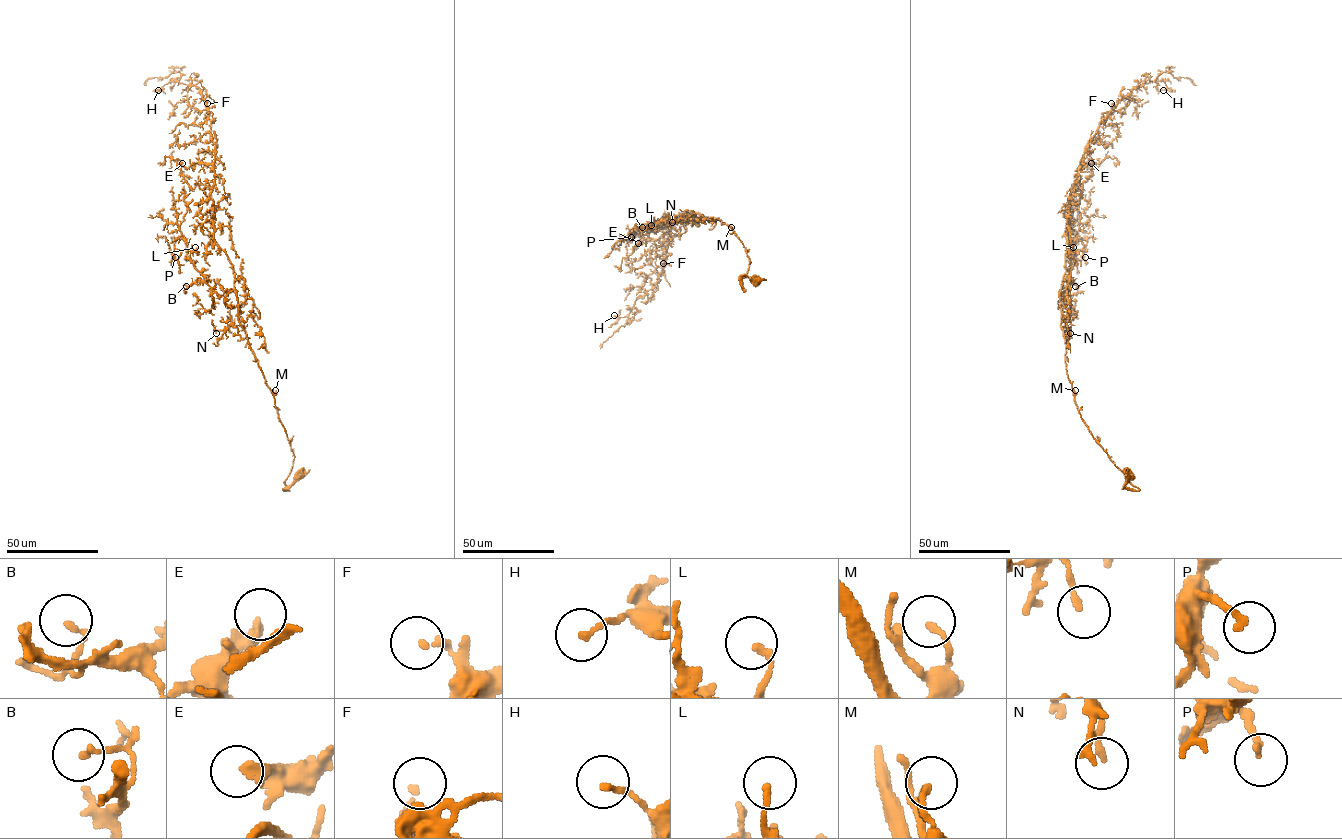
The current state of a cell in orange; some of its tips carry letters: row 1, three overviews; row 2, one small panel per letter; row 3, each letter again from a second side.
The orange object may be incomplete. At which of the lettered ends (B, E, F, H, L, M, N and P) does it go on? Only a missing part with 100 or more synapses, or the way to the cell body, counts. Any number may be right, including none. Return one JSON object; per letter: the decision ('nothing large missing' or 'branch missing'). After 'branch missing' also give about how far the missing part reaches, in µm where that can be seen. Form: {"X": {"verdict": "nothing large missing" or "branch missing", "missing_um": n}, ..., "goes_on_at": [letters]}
{"B": {"verdict": "nothing large missing"}, "E": {"verdict": "nothing large missing"}, "F": {"verdict": "nothing large missing"}, "H": {"verdict": "nothing large missing"}, "L": {"verdict": "nothing large missing"}, "M": {"verdict": "nothing large missing"}, "N": {"verdict": "nothing large missing"}, "P": {"verdict": "nothing large missing"}, "goes_on_at": []}

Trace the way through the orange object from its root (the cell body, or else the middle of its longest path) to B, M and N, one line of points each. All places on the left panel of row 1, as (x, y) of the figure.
B: (298, 476), (288, 491), (294, 455), (240, 325), (236, 294), (219, 296), (199, 277), (186, 286)
M: (298, 476), (285, 487), (288, 491), (284, 481), (294, 455), (278, 417), (275, 390)
N: (298, 476), (288, 491), (294, 455), (233, 290), (224, 300), (231, 322), (216, 333)

